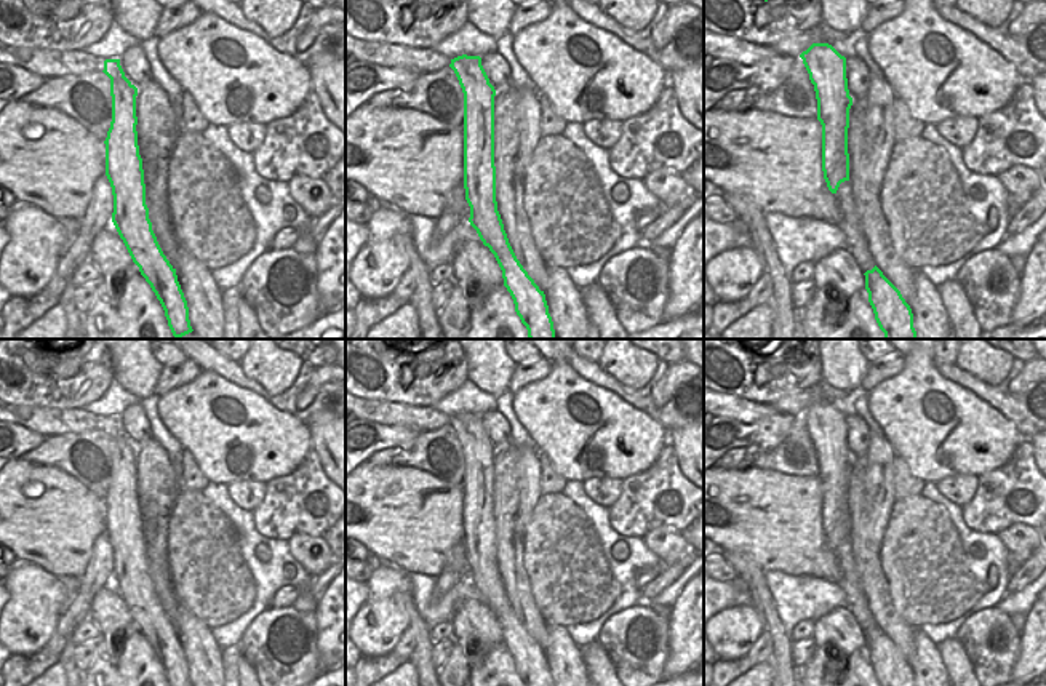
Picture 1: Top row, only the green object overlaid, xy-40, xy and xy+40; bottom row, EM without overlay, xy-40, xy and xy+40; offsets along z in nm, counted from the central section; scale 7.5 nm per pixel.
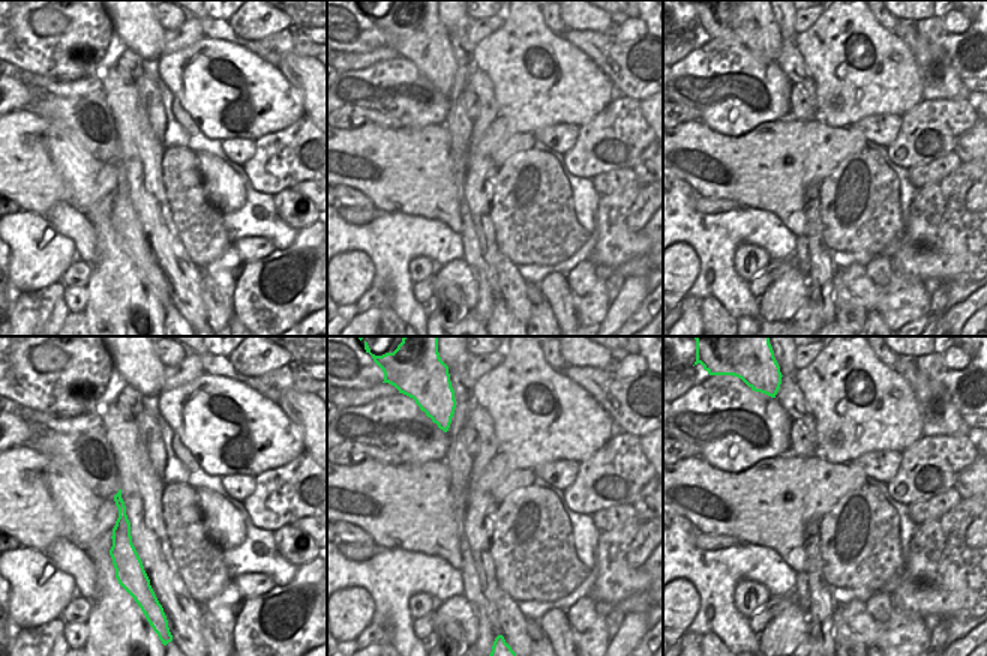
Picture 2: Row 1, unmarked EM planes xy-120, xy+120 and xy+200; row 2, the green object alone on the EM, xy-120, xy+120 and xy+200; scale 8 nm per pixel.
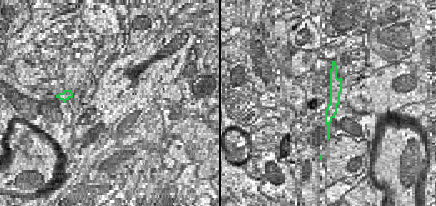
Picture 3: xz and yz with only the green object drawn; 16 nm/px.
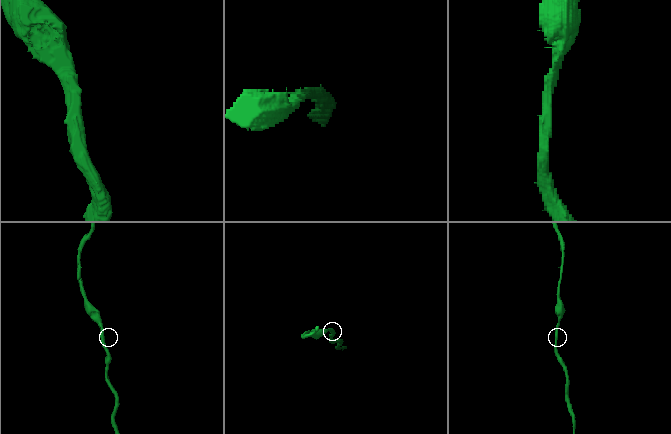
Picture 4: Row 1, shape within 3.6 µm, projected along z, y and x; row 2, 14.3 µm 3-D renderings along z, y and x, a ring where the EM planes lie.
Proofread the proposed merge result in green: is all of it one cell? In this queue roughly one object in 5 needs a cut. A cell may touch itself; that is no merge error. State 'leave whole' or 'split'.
leave whole

